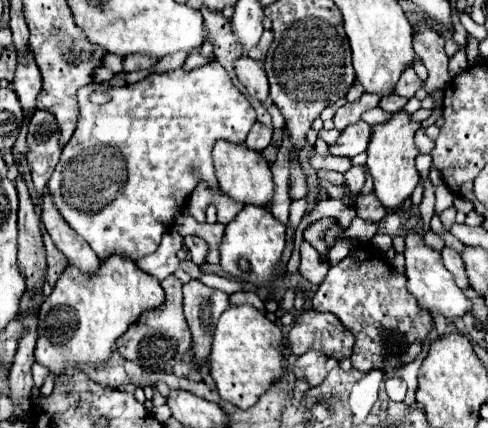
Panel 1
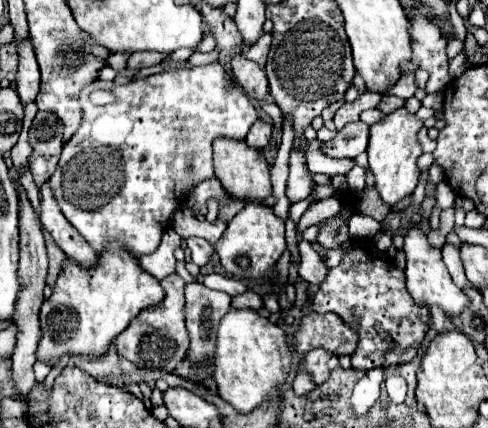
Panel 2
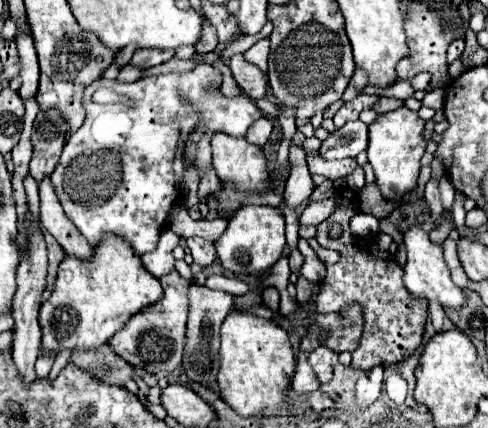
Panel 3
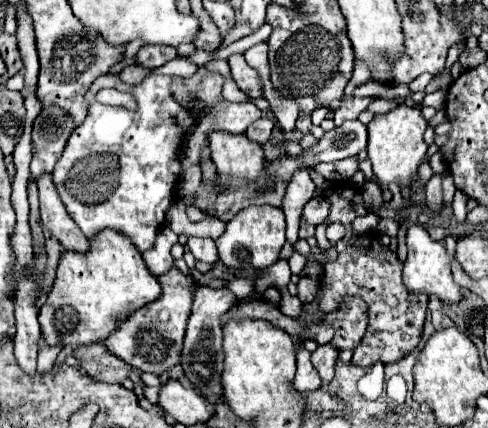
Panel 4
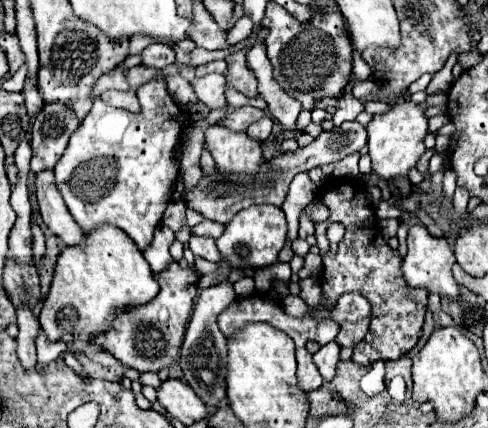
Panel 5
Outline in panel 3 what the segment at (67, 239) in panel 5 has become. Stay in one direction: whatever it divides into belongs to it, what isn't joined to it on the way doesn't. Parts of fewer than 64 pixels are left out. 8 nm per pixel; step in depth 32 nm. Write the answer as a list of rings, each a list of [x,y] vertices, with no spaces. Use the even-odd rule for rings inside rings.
[[[48,176],[42,178],[38,182],[38,188],[40,188],[40,224],[58,240],[58,244],[64,248],[66,254],[90,258],[92,246],[80,234],[80,230],[76,230],[72,220],[64,214],[50,178]]]

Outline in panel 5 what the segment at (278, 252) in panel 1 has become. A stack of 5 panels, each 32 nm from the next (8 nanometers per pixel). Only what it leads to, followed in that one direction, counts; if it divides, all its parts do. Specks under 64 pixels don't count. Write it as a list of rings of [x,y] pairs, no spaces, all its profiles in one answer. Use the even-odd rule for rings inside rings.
[[[250,206],[246,210],[240,210],[224,228],[224,234],[216,240],[216,246],[220,248],[220,254],[226,258],[228,264],[232,264],[234,268],[242,268],[248,270],[250,268],[260,268],[260,266],[268,266],[274,264],[278,258],[278,252],[282,250],[284,242],[286,242],[286,218],[282,208],[276,206]]]

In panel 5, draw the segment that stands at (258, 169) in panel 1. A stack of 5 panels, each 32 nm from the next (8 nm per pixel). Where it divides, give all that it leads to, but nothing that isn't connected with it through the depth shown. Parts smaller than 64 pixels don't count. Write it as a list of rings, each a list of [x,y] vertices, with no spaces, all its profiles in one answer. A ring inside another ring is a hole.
[[[220,124],[206,128],[206,146],[220,172],[256,174],[264,160],[258,140],[250,138],[246,132],[232,132]]]

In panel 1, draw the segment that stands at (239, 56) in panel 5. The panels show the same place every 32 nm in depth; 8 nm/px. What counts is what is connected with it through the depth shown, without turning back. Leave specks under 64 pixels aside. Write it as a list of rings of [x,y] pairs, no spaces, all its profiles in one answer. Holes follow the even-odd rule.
[[[242,56],[234,62],[234,70],[236,70],[236,78],[240,80],[240,84],[246,88],[246,92],[252,98],[258,98],[260,102],[268,98],[266,72],[260,68],[258,62],[250,60],[248,56]]]

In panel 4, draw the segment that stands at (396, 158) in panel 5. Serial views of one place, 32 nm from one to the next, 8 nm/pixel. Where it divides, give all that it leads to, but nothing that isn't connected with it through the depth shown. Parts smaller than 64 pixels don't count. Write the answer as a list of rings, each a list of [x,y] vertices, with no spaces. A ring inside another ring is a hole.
[[[400,102],[386,114],[376,114],[374,120],[368,124],[368,158],[372,160],[372,168],[382,190],[388,190],[390,182],[396,182],[398,186],[412,184],[412,174],[418,170],[420,160],[428,150],[424,142],[426,128],[428,120],[422,116],[420,106],[412,108],[404,102]]]

